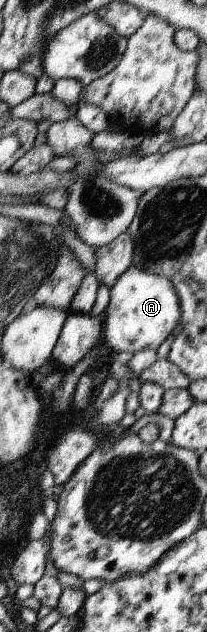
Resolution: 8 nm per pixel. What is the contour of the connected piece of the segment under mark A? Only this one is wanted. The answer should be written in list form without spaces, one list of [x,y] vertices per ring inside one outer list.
[[[129,267],[115,288],[112,288],[111,303],[104,313],[105,340],[115,353],[139,353],[145,349],[157,349],[179,326],[181,303],[171,281],[163,276]]]

